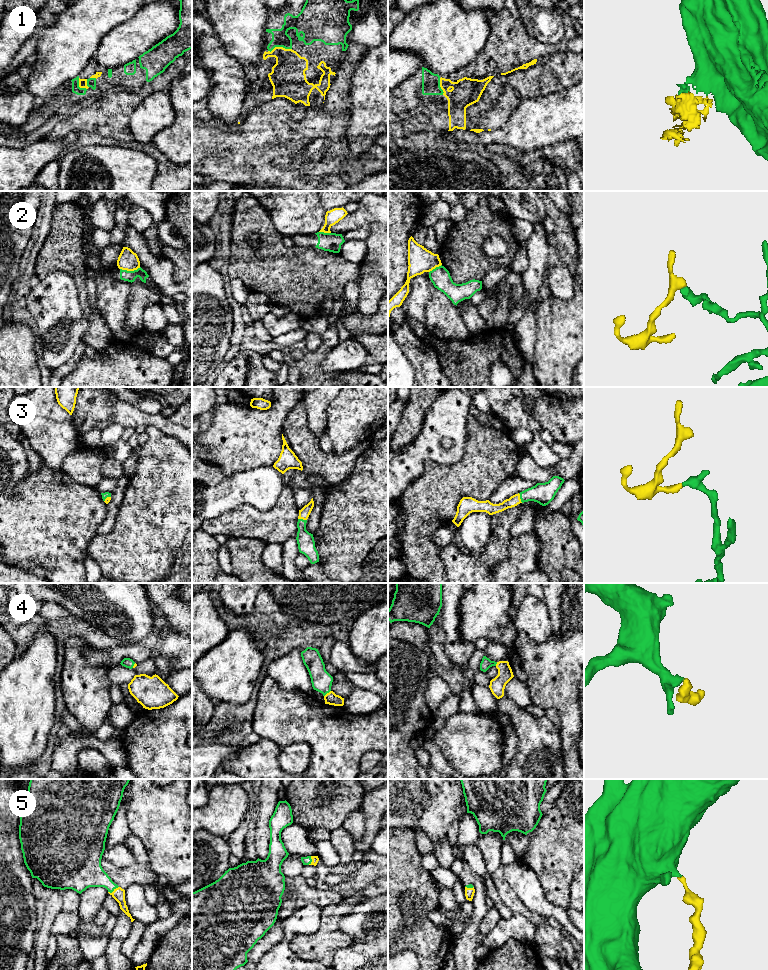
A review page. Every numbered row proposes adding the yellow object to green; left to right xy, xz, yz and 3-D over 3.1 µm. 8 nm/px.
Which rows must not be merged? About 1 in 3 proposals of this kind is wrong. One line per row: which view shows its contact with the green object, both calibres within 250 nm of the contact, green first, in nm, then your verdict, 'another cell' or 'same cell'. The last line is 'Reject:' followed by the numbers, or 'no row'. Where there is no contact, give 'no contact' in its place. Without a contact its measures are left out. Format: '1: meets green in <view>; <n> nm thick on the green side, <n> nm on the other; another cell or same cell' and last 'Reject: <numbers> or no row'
1: meets green in xz; 140 nm thick on the green side, 280 nm on the other; same cell
2: meets green in xy; 90 nm thick on the green side, 160 nm on the other; another cell
3: meets green in yz; 180 nm thick on the green side, 90 nm on the other; same cell
4: meets green in xz; 170 nm thick on the green side, 100 nm on the other; same cell
5: meets green in xy; 240 nm thick on the green side, 100 nm on the other; same cell
Reject: 2

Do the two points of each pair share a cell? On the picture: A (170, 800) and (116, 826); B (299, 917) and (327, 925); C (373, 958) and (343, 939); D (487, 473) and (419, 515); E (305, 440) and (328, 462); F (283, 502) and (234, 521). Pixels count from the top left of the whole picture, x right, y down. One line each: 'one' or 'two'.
A: two
B: two
C: two
D: one
E: one
F: one

